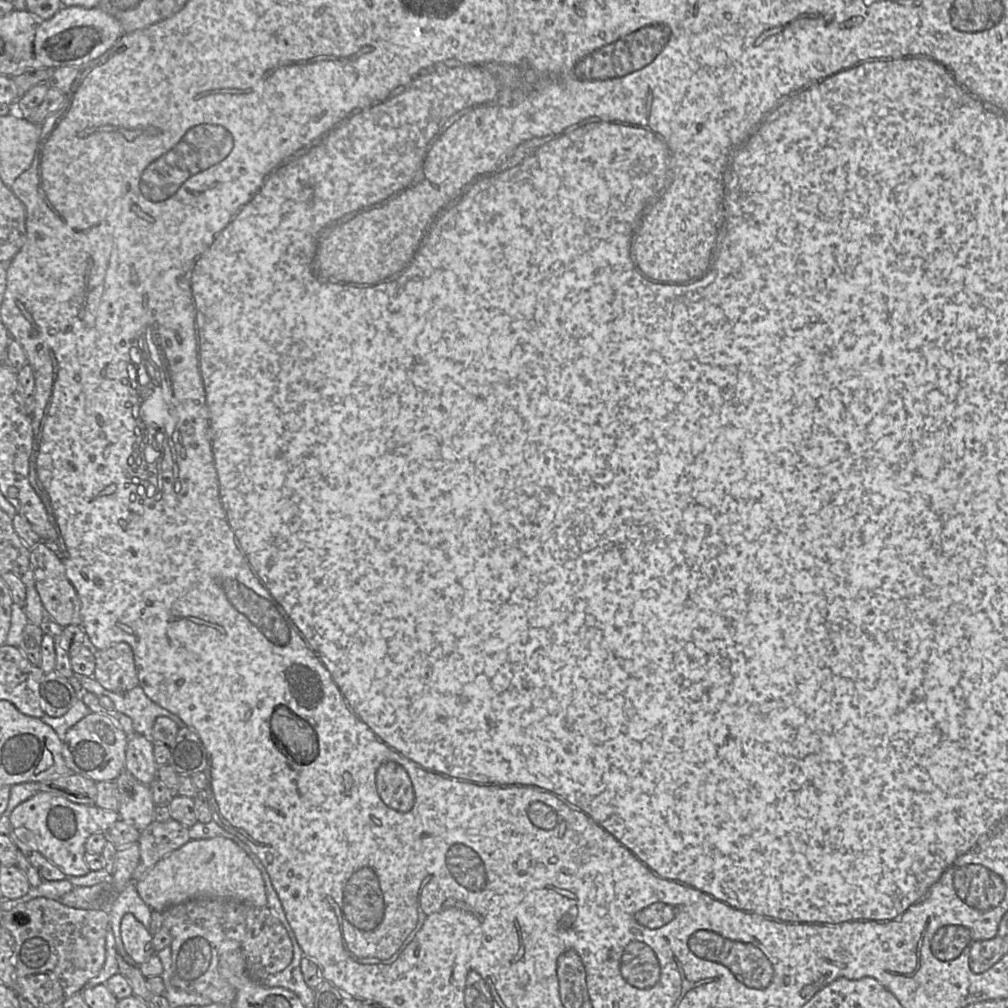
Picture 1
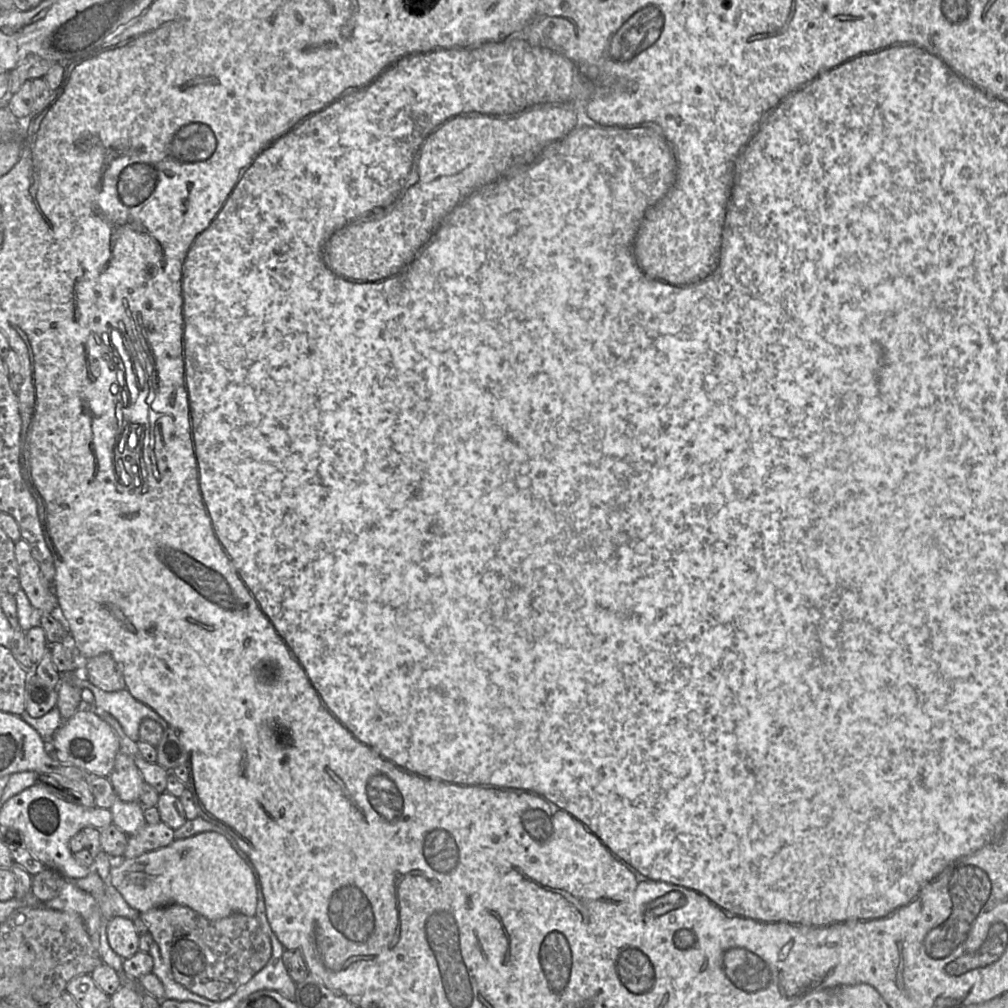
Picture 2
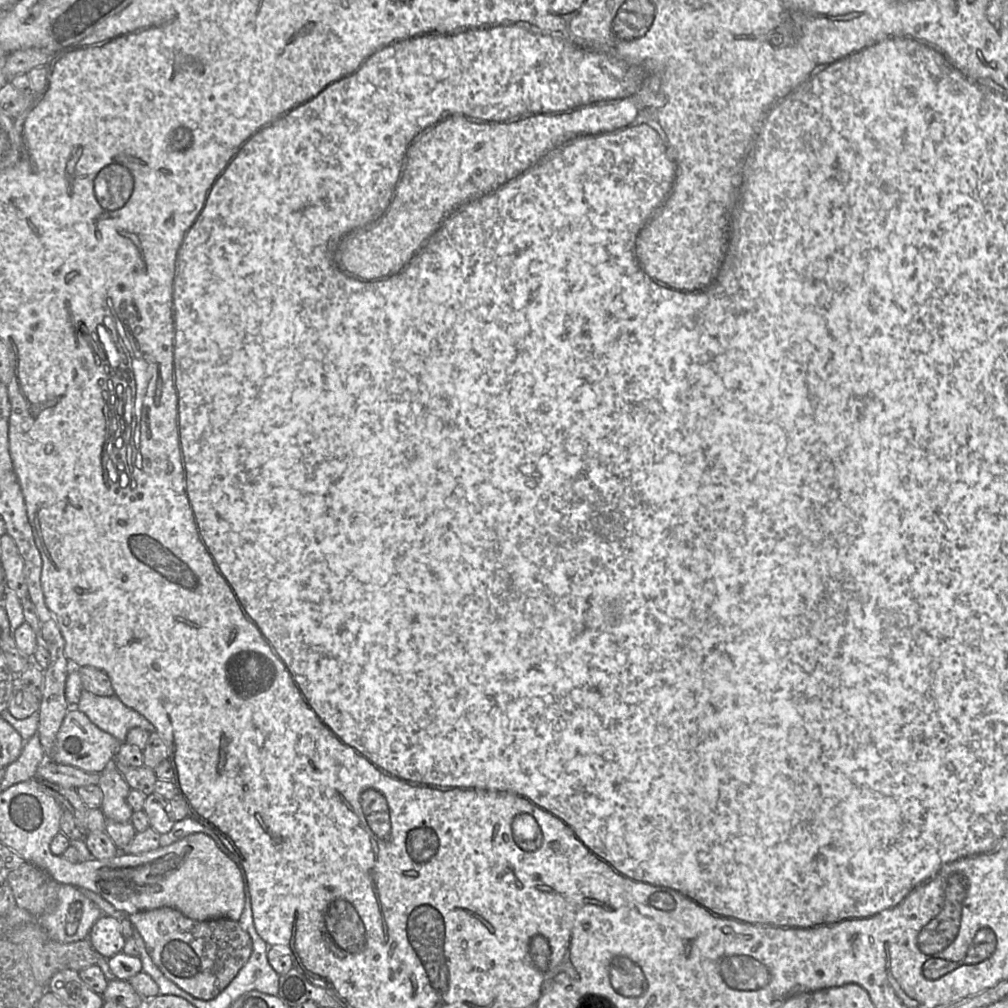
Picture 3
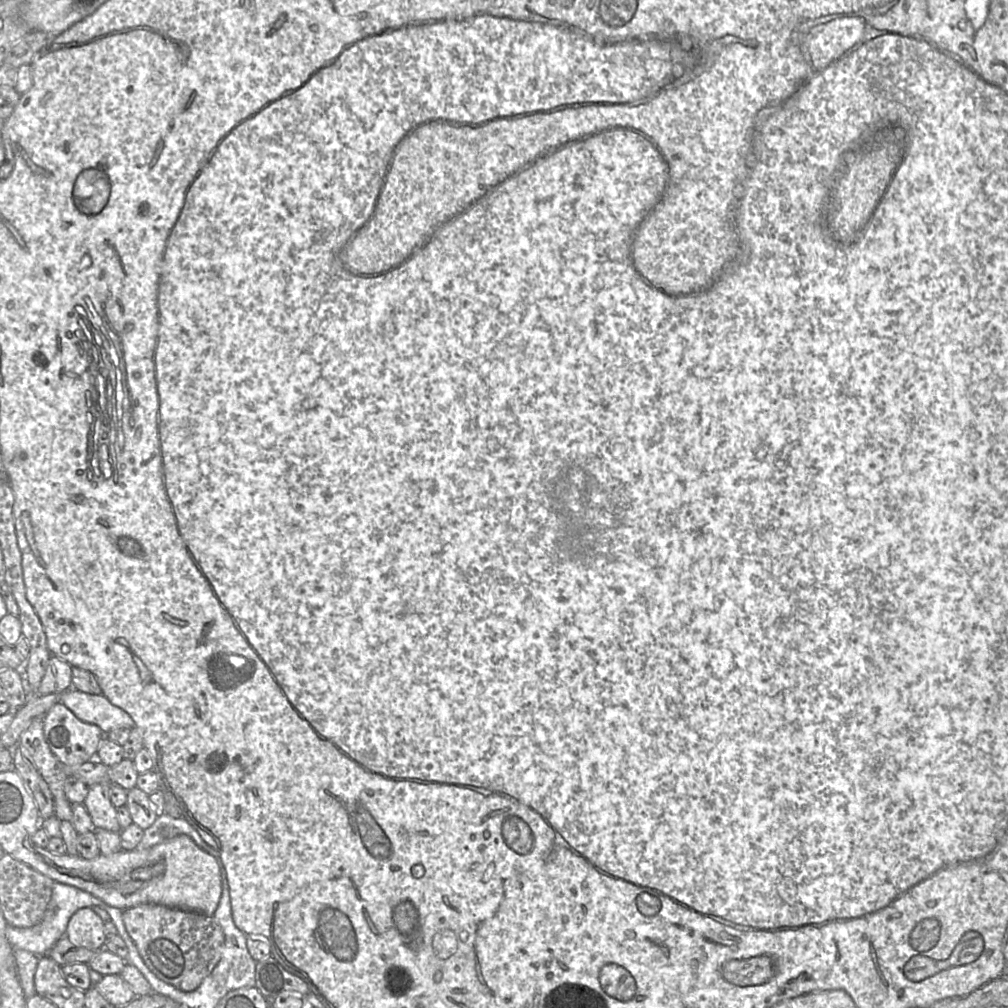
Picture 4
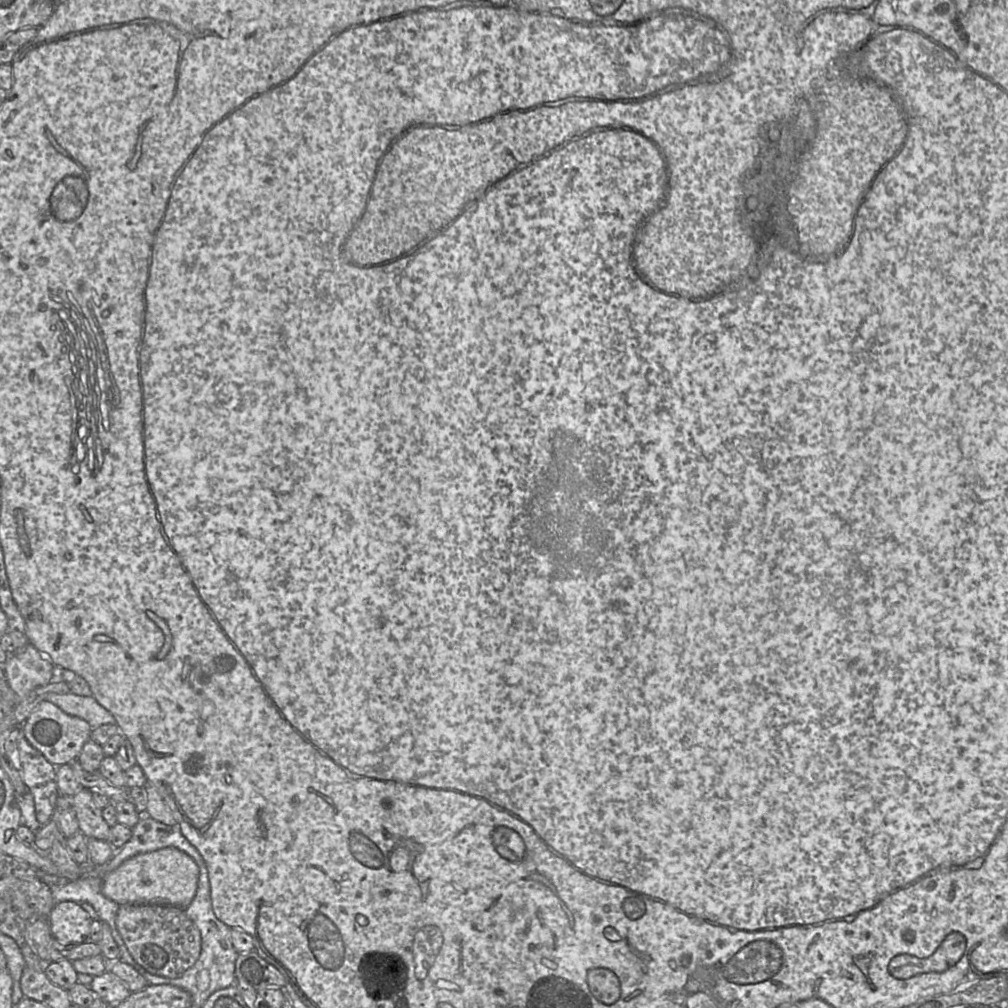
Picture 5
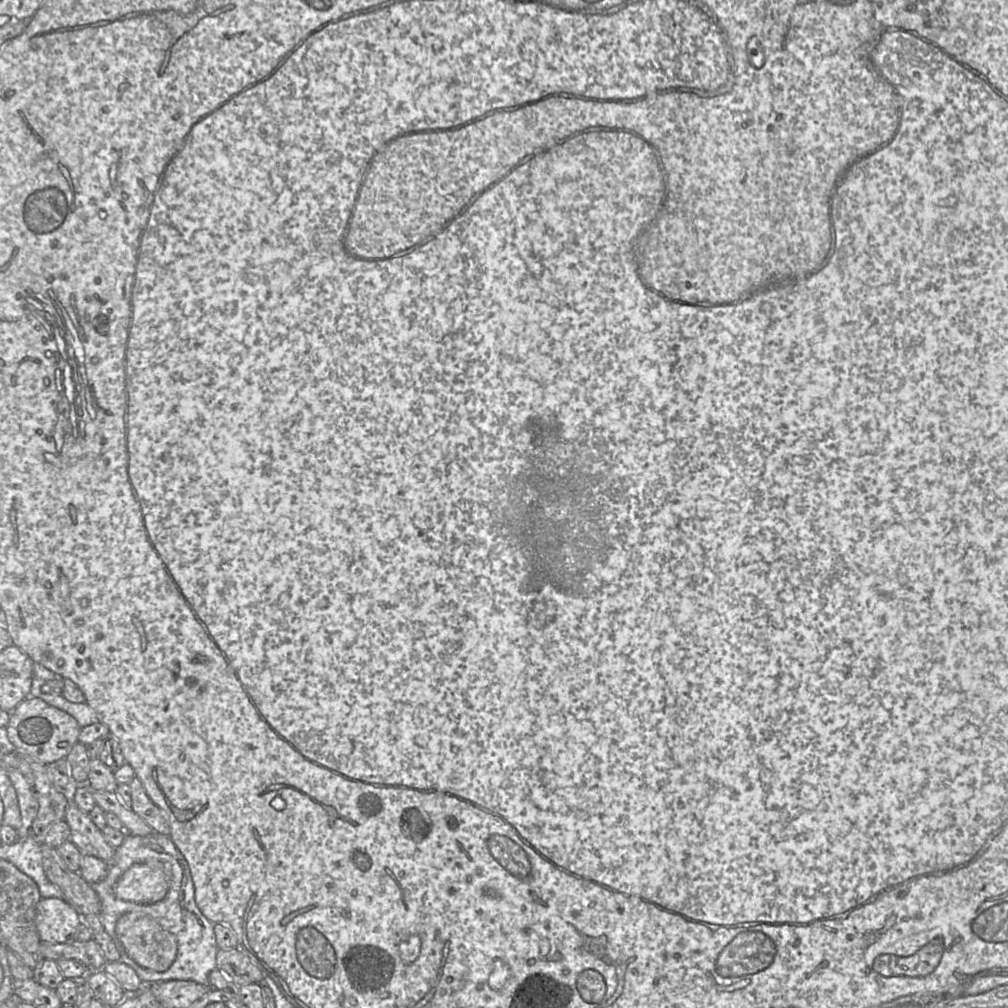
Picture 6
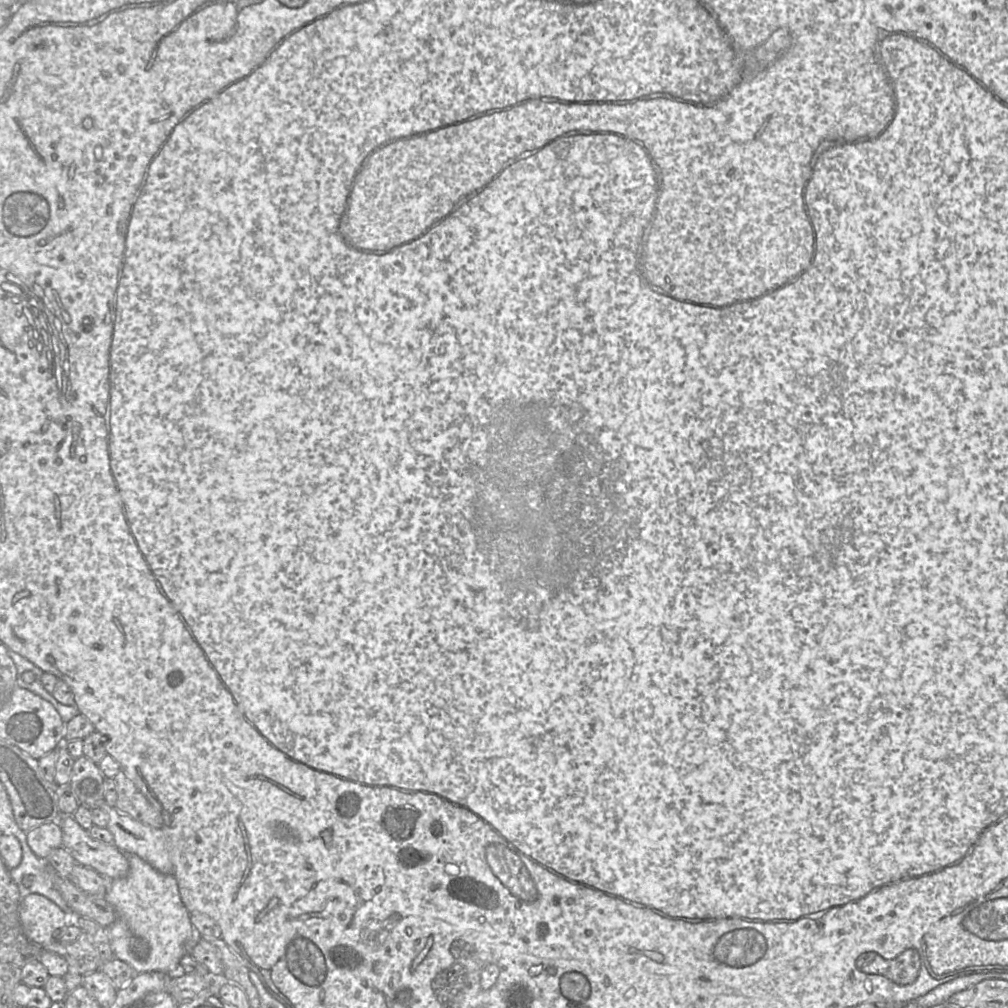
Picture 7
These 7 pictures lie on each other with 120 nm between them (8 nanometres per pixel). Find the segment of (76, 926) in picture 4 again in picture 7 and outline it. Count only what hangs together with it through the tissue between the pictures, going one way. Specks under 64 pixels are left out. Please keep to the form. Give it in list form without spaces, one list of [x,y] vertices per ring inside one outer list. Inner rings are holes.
[[[38,894],[21,900],[19,918],[26,937],[40,948],[56,942],[54,932],[75,922],[73,914],[64,913],[54,902]]]

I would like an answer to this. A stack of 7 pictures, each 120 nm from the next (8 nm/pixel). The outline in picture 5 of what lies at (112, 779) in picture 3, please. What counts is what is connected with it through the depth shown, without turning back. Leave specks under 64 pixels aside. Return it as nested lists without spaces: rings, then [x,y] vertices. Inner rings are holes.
[[[81,789],[72,796],[71,808],[74,809],[79,831],[87,838],[95,838],[109,842],[111,827],[102,816],[102,809],[97,807],[93,801],[92,792],[88,789]]]

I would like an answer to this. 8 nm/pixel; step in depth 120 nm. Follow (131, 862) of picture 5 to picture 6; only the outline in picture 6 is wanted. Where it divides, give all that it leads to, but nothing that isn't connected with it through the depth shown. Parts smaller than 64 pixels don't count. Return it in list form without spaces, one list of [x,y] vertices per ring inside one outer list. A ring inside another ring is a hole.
[[[160,862],[134,864],[119,878],[114,887],[117,898],[135,903],[163,900],[171,884],[171,872]]]

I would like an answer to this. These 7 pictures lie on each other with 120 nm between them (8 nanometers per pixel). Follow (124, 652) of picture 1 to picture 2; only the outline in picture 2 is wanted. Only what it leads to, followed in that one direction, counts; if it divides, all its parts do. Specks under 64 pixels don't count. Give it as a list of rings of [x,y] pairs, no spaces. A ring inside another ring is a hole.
[[[108,653],[86,660],[85,676],[92,685],[105,692],[126,688],[120,666]]]

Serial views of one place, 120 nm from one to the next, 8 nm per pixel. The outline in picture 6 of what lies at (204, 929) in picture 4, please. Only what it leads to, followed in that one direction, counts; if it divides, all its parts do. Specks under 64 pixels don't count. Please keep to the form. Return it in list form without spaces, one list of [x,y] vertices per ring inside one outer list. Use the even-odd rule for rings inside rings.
[[[124,914],[116,923],[116,934],[128,956],[144,968],[164,972],[176,959],[176,937],[147,914]]]

